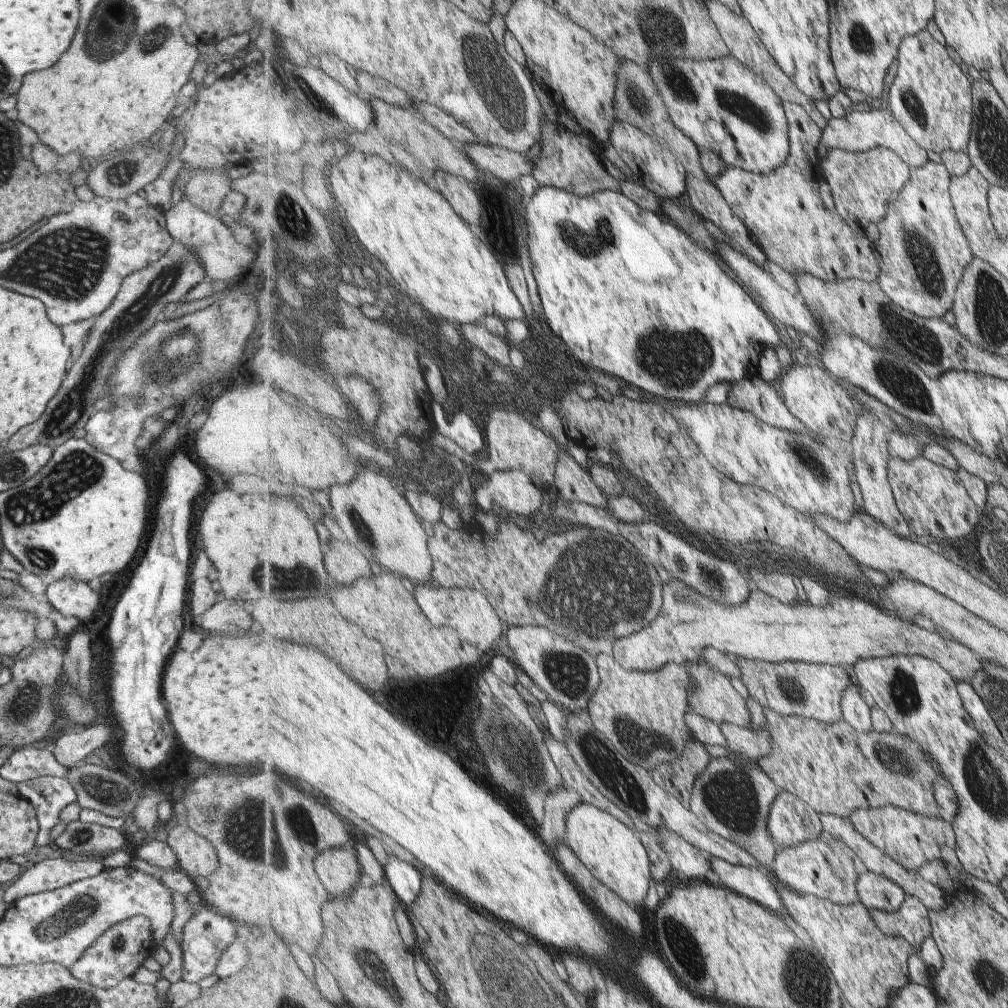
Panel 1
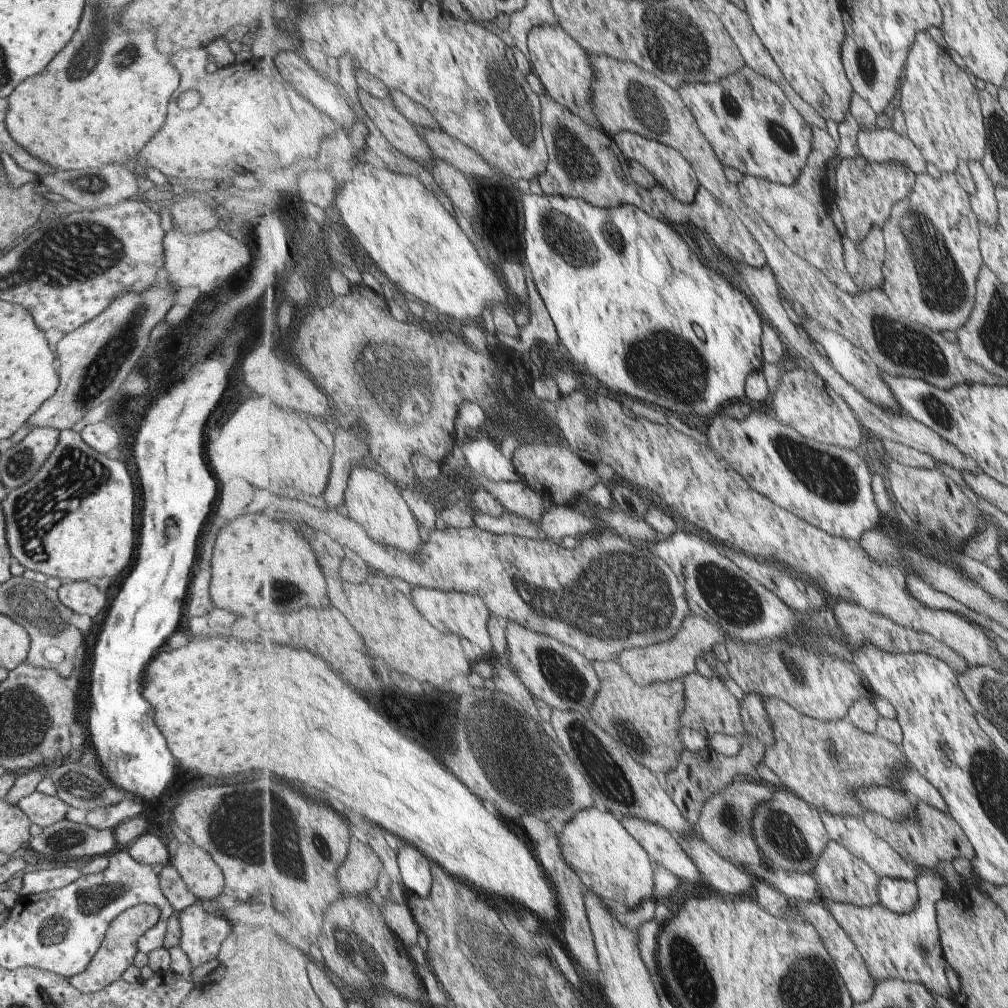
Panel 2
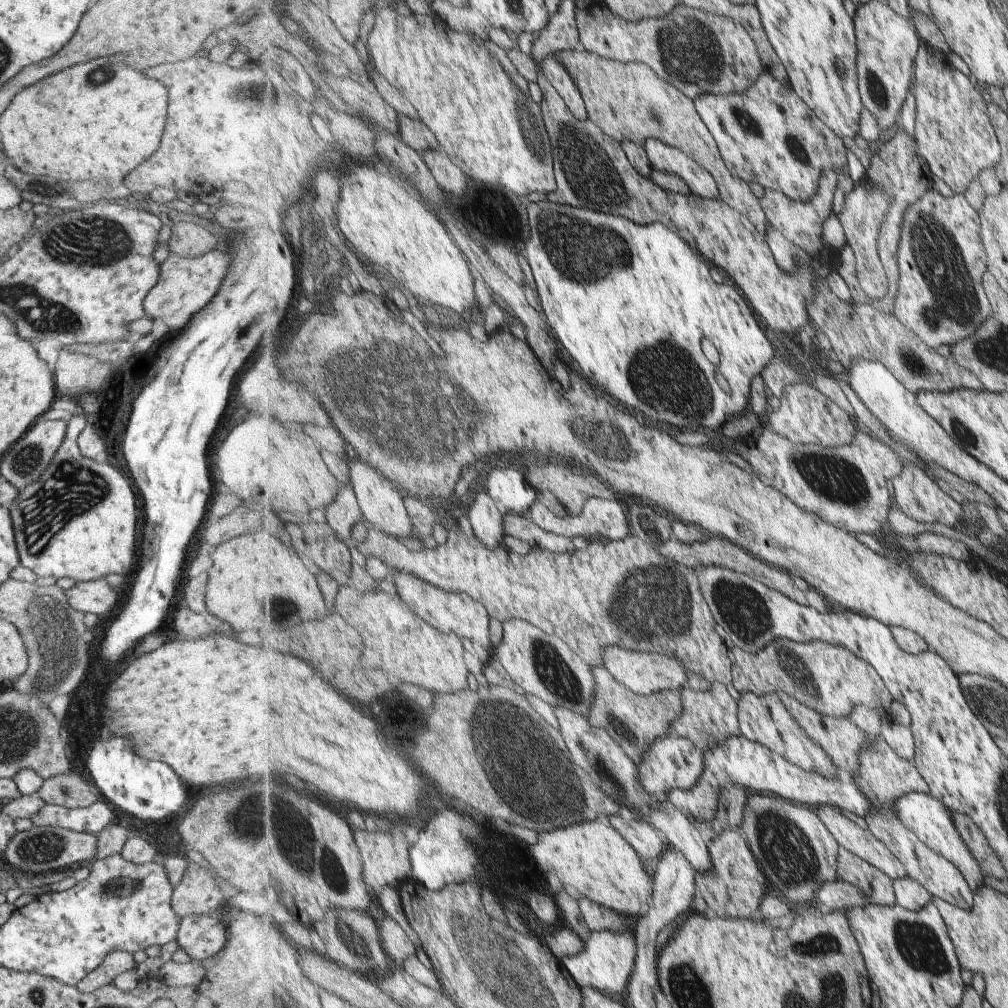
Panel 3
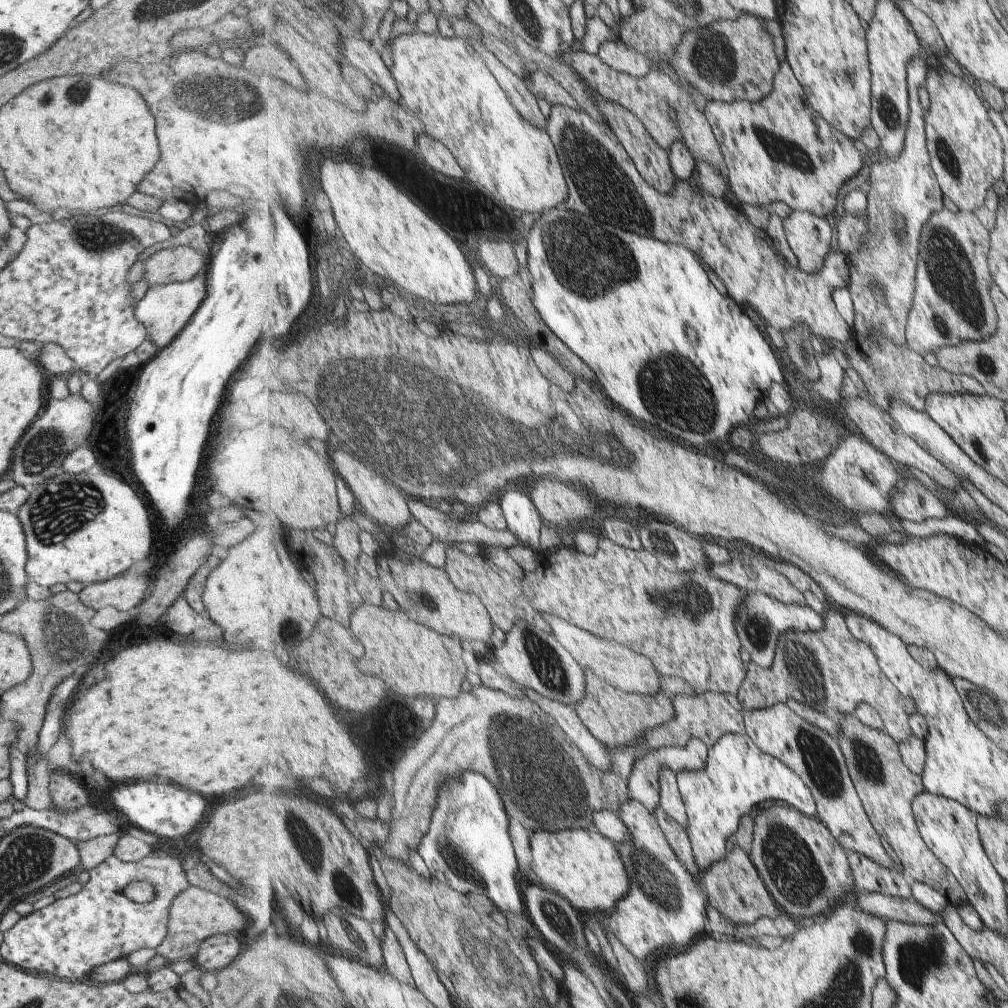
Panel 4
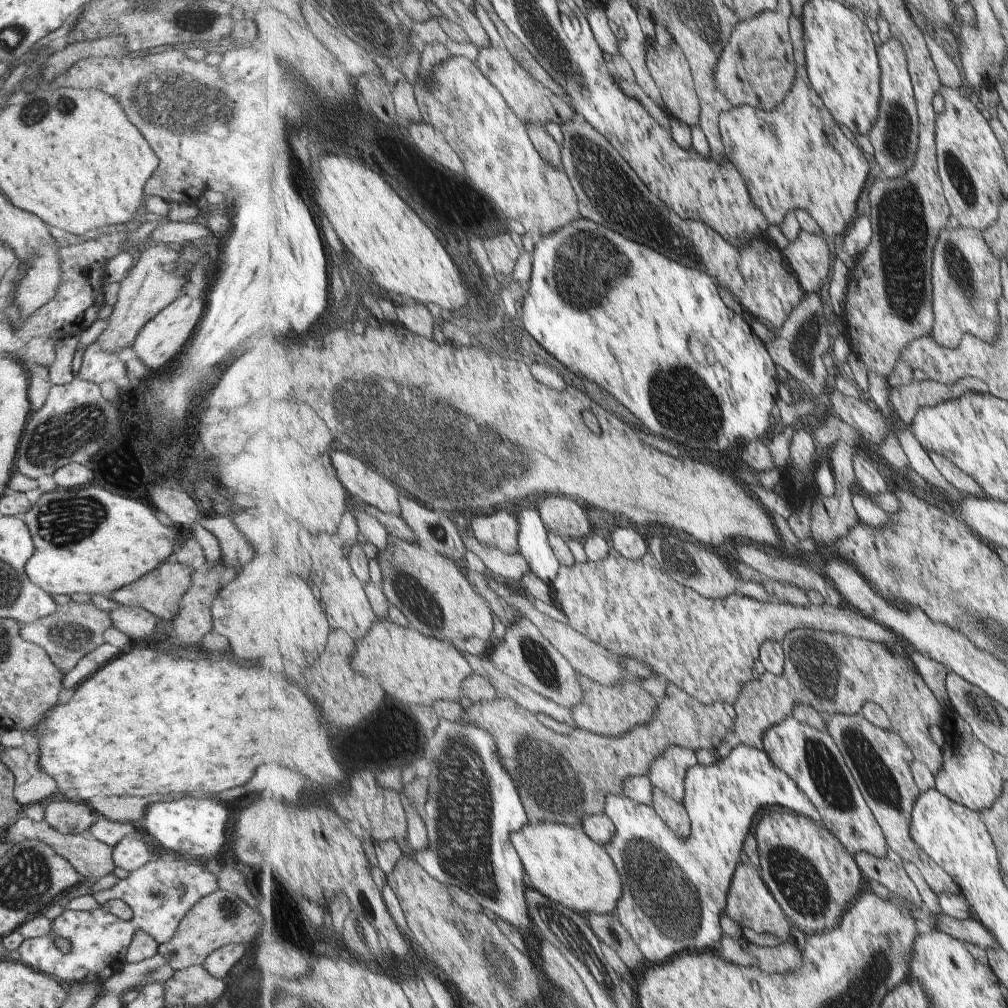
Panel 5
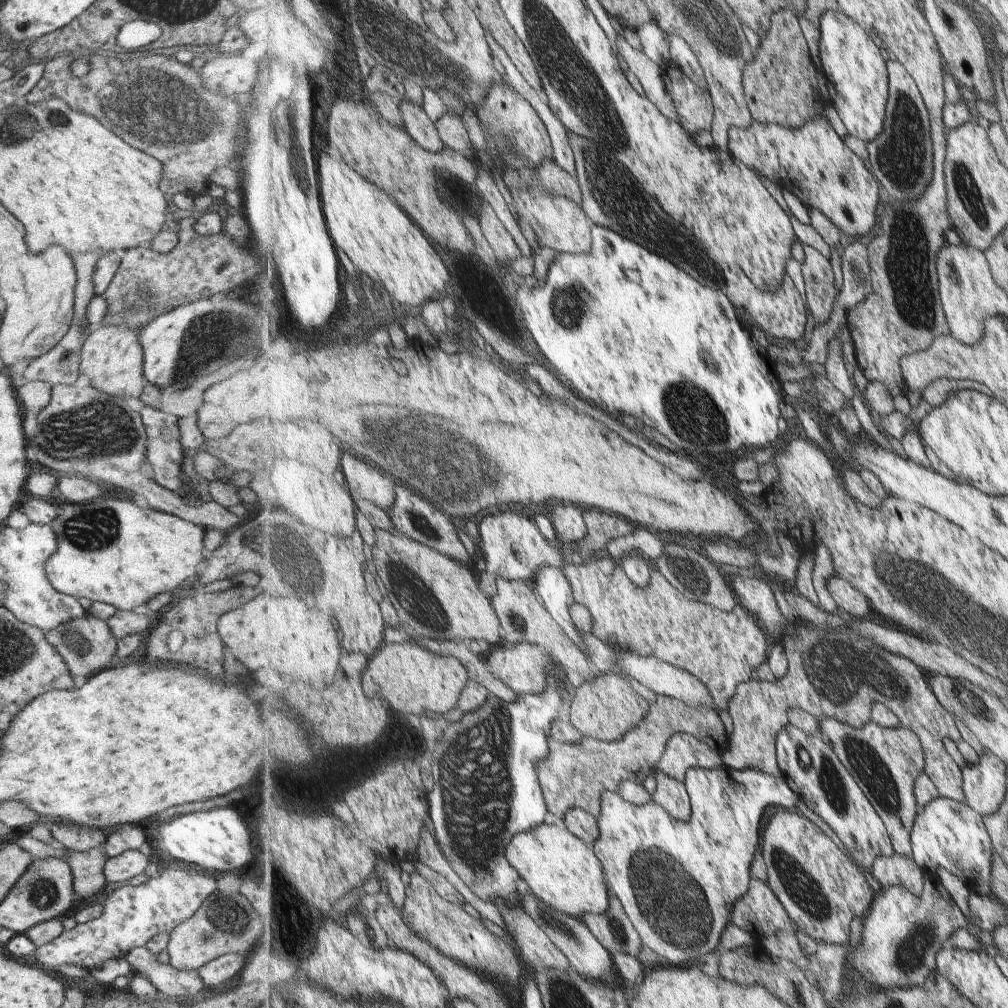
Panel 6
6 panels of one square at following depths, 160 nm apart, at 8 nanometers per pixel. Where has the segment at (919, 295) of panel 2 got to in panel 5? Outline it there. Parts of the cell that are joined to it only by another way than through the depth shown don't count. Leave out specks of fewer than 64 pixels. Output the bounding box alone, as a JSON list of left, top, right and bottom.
[929,227,1002,349]

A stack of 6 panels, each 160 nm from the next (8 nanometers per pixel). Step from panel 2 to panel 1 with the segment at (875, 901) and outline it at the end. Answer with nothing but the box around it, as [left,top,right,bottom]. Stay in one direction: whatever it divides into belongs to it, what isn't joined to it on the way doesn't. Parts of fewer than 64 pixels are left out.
[771,830,869,904]

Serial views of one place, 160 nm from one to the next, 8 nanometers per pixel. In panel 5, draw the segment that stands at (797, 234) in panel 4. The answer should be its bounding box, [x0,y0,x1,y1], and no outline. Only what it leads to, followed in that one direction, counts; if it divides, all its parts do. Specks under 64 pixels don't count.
[783,230,831,294]

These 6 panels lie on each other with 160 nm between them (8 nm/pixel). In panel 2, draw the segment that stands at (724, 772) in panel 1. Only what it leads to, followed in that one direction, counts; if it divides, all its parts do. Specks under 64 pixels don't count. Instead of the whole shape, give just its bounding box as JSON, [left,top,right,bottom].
[697,780,775,869]

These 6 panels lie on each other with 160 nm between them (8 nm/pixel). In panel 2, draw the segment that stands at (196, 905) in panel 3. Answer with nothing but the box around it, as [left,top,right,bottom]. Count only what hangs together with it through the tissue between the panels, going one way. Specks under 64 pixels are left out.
[171,843,223,902]

